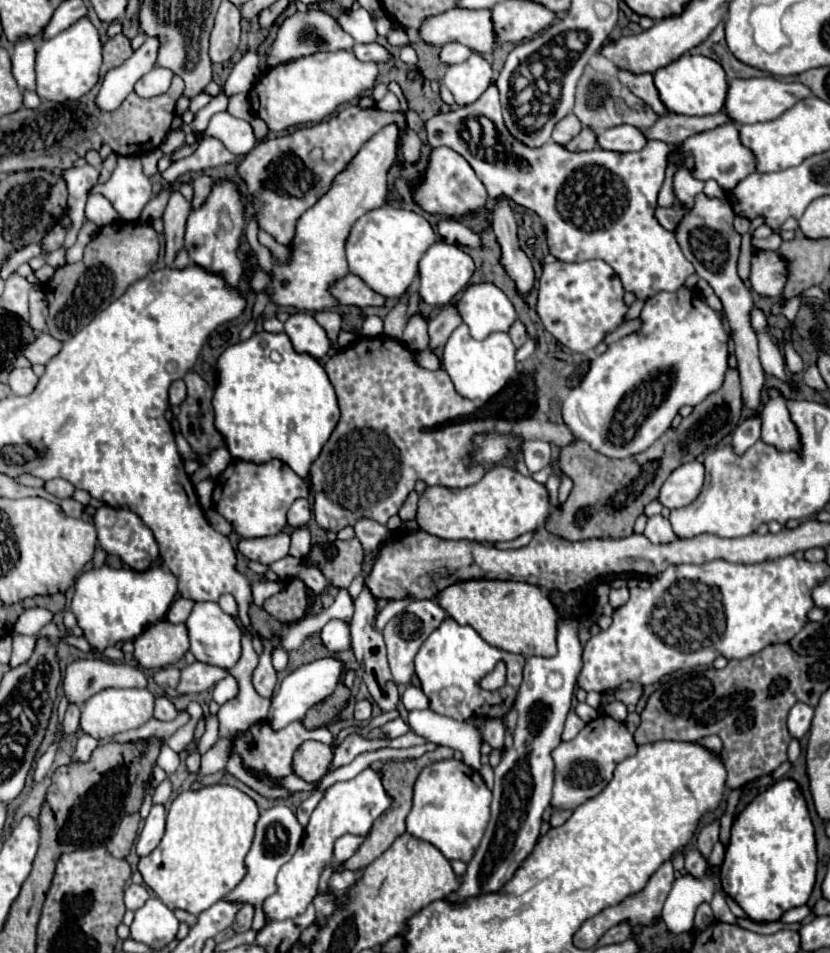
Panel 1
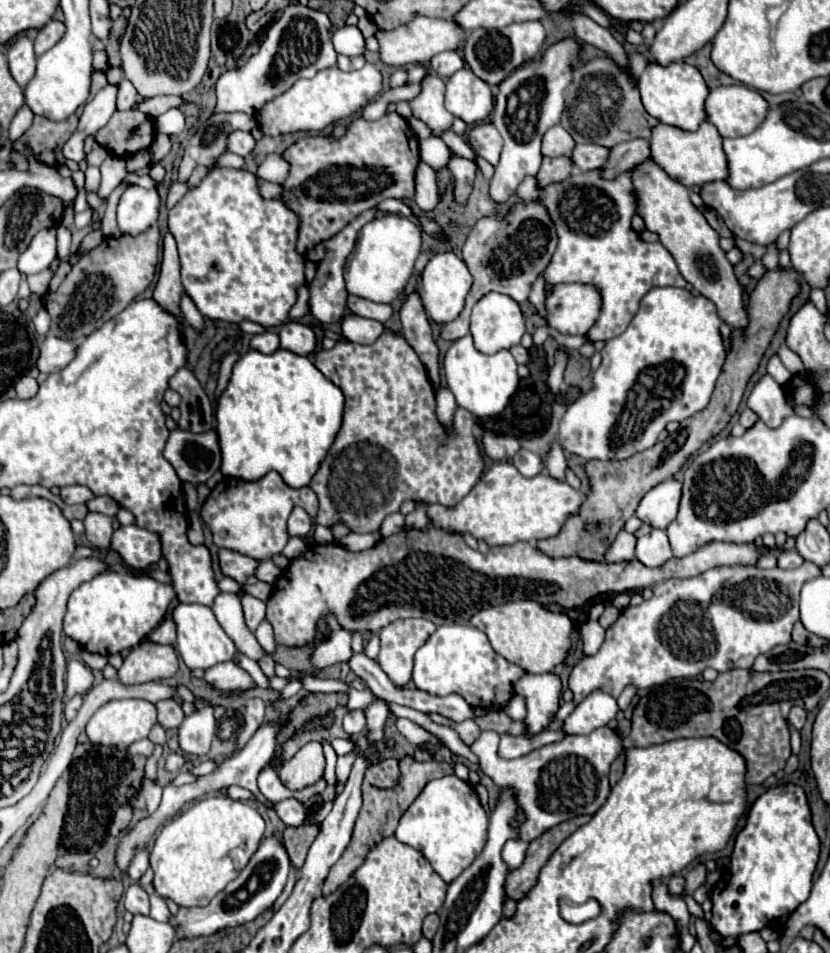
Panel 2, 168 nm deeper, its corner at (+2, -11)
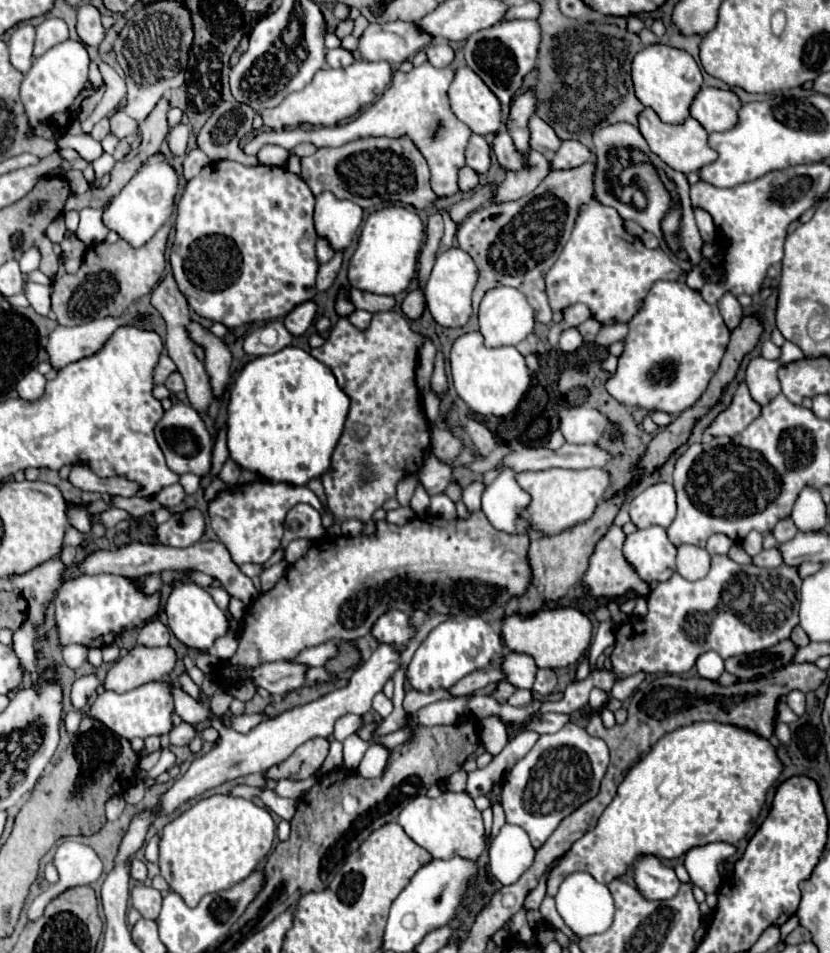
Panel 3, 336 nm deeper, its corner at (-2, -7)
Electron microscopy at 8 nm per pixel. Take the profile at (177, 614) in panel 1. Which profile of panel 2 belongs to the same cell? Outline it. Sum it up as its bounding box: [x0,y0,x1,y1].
[149,617,175,645]

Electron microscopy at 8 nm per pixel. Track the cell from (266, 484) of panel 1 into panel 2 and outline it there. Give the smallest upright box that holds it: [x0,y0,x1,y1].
[201,471,319,561]

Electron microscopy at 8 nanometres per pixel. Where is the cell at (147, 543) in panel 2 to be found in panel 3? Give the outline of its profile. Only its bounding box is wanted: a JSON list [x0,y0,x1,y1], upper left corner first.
[157,509,205,547]

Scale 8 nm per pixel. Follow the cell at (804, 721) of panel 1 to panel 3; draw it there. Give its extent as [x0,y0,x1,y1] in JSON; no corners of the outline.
[787,691,805,715]

